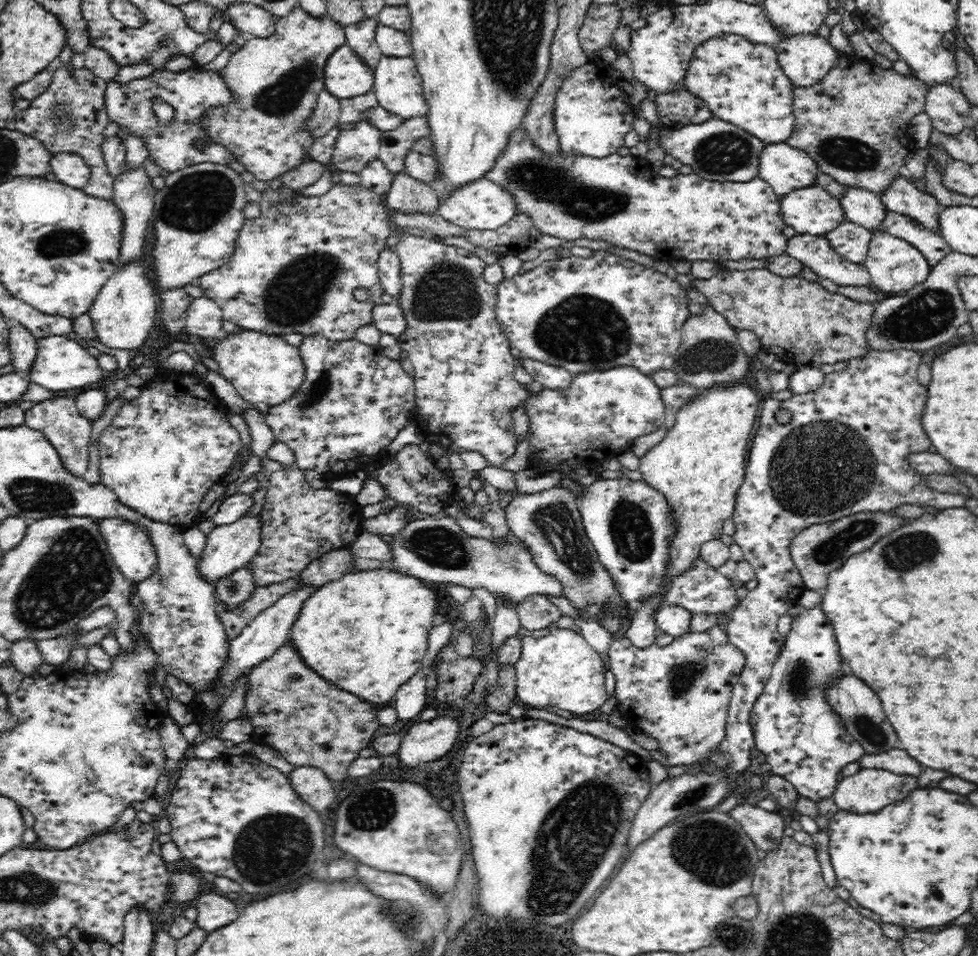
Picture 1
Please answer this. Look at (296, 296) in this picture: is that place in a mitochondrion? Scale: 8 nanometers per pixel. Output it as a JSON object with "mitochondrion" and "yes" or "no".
{"mitochondrion":"yes"}

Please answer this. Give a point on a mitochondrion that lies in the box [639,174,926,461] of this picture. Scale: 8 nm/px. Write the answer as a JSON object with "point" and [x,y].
{"point":[712,355]}

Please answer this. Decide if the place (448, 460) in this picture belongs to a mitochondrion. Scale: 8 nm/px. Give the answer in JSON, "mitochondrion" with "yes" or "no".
{"mitochondrion":"no"}

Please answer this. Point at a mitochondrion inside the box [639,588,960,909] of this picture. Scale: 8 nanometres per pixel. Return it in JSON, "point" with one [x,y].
{"point":[710,851]}

